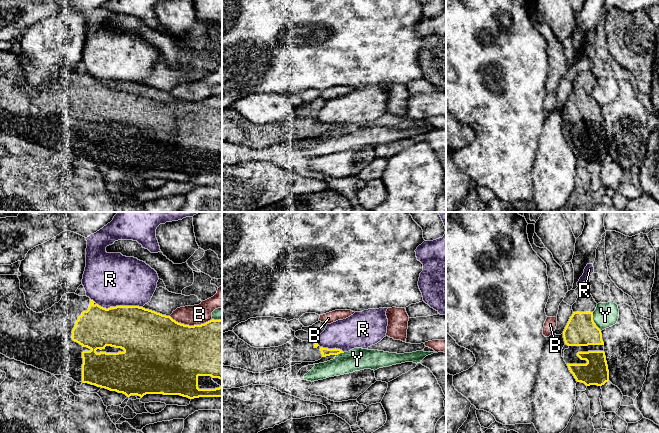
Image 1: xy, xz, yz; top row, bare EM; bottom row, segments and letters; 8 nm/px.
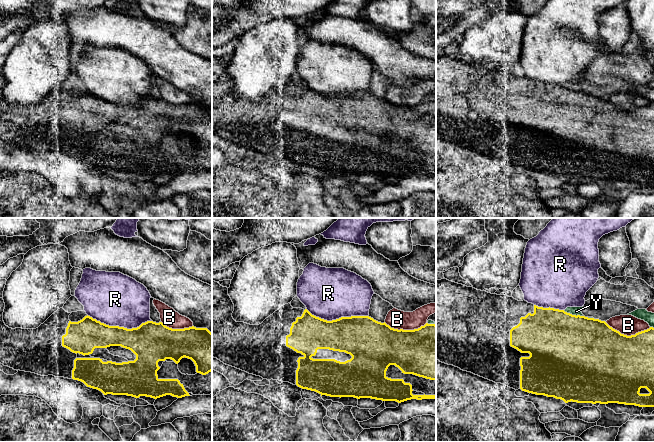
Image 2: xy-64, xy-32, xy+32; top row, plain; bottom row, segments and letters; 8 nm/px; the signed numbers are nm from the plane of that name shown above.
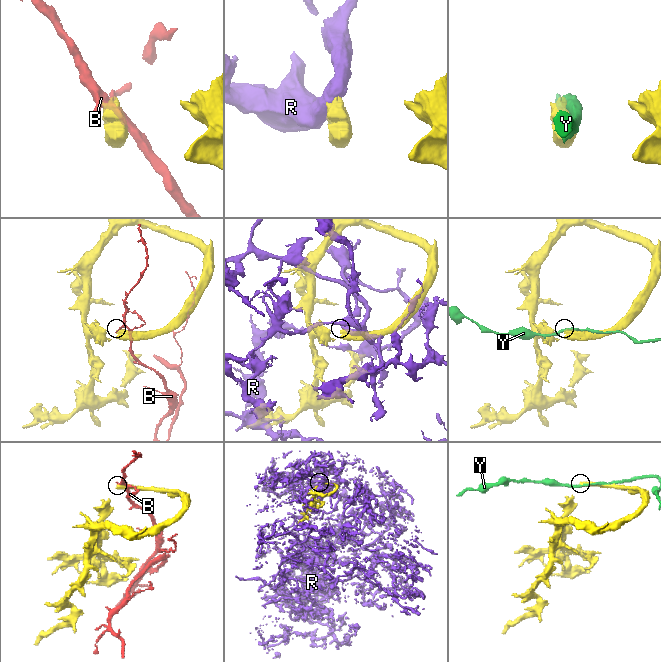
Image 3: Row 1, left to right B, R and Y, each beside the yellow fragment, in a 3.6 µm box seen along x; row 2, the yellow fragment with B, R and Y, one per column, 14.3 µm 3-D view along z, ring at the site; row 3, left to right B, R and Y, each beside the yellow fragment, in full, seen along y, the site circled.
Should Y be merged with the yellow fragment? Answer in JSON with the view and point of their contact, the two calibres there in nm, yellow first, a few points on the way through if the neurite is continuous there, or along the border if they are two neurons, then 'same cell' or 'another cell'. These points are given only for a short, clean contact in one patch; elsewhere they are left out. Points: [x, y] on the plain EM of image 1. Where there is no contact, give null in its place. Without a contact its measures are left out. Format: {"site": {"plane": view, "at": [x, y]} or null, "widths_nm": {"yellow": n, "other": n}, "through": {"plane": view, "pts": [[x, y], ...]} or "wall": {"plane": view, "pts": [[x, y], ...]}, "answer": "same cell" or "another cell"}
{"site": {"plane": "yz", "at": [593, 97]}, "widths_nm": {"yellow": 240, "other": 190}, "answer": "another cell"}

